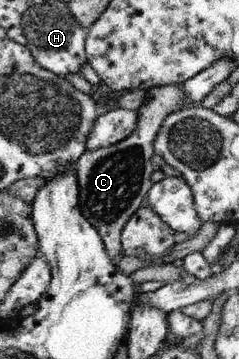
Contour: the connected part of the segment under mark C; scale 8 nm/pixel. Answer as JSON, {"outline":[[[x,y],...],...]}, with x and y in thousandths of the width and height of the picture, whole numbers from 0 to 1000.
{"outline":[[[745,234],[636,242],[611,251],[607,290],[569,306],[569,357],[519,390],[410,418],[360,418],[310,457],[326,518],[326,574],[360,618],[402,641],[452,719],[477,727],[506,708],[502,649],[569,582],[603,571],[607,543],[636,507],[628,440],[636,396],[686,329],[762,292],[762,251]]]}

